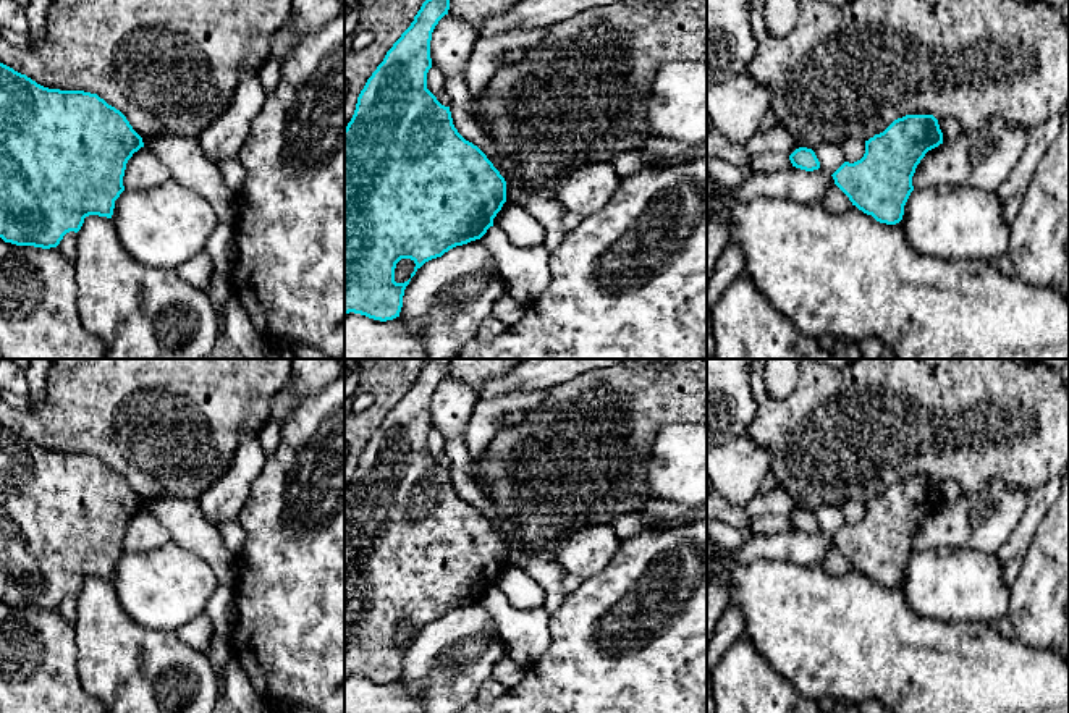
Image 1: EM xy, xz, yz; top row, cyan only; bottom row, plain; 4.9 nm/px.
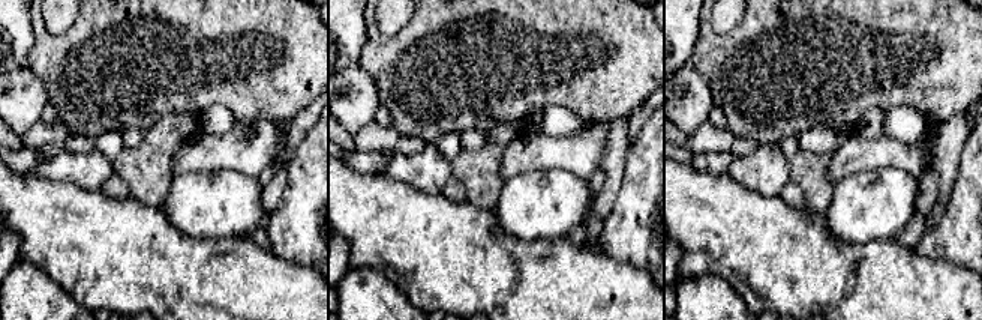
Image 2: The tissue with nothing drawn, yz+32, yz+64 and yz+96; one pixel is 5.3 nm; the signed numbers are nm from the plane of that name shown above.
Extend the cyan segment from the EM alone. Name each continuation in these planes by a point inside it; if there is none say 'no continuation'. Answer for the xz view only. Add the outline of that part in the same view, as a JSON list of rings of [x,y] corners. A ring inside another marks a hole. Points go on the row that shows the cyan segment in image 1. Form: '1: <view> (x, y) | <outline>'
no continuation

